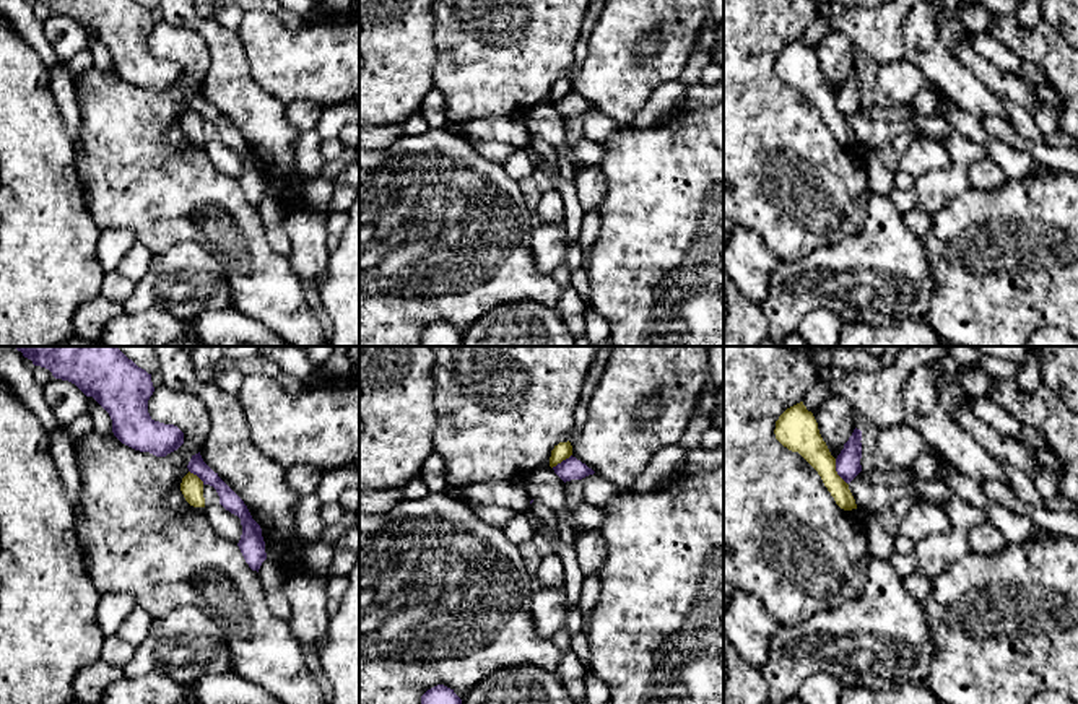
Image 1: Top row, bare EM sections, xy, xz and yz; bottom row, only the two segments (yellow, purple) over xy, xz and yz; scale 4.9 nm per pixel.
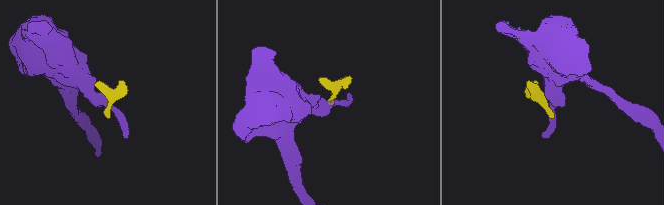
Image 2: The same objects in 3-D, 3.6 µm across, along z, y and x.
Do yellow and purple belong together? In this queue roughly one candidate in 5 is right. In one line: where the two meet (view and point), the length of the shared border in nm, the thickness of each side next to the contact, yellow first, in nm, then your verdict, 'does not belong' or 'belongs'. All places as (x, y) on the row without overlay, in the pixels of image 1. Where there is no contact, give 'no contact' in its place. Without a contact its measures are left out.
contact yz (836, 108); length 140 nm; calibres 170 and 130 nm; does not belong

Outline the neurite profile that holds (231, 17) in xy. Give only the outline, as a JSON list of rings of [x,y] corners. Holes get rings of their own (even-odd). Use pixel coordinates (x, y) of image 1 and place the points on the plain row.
[[[237,7],[215,8],[211,10],[215,20],[221,23],[228,31],[237,33],[241,28],[244,10]]]

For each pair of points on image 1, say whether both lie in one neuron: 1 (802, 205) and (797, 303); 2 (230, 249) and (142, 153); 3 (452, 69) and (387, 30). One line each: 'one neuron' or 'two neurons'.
1: two neurons
2: one neuron
3: two neurons

